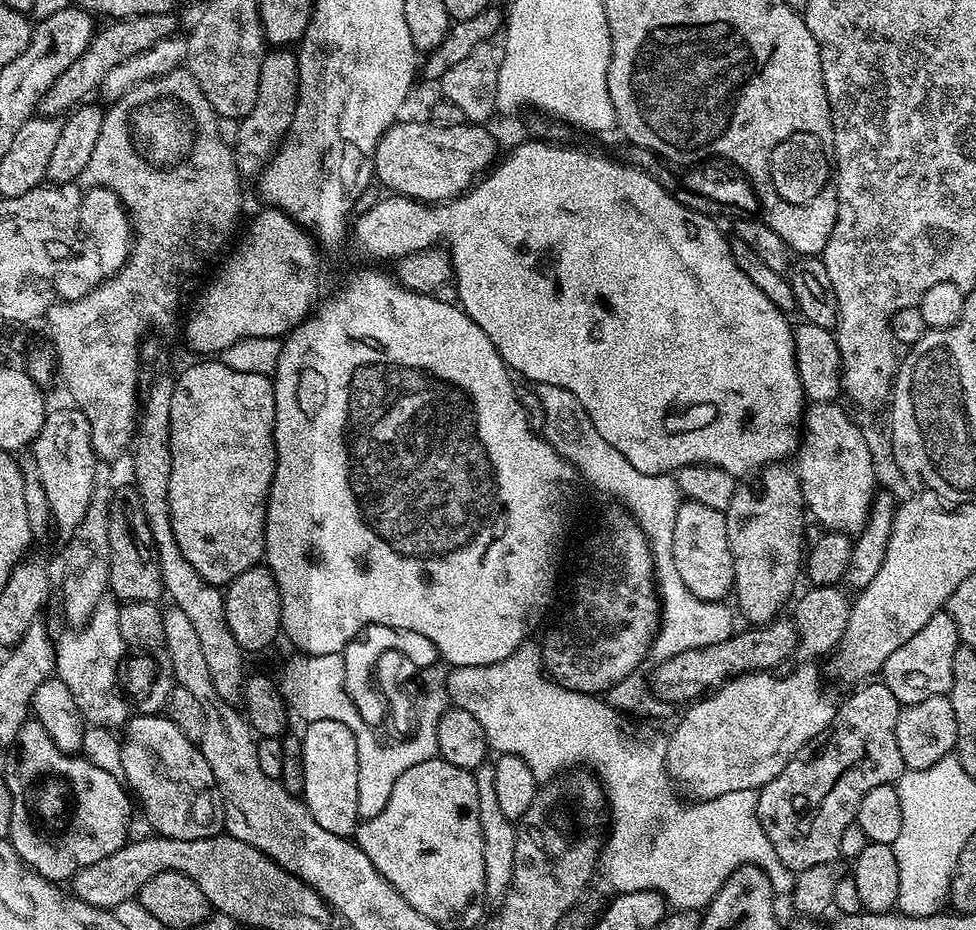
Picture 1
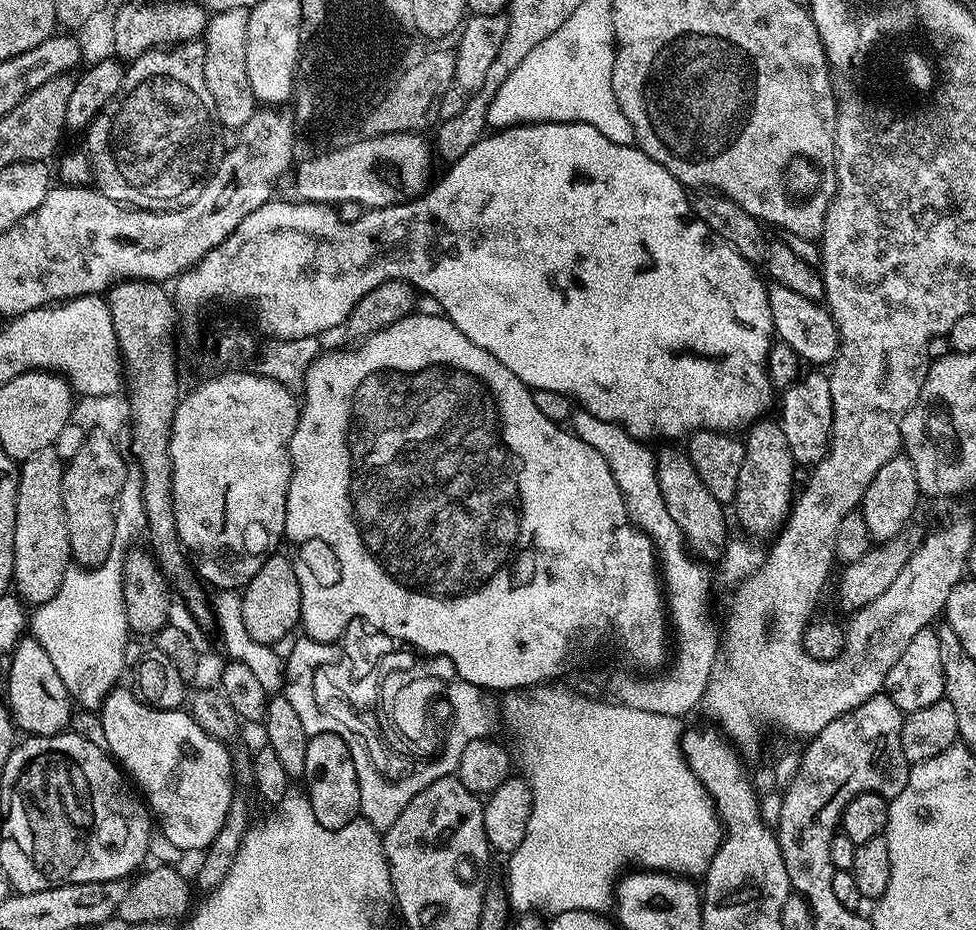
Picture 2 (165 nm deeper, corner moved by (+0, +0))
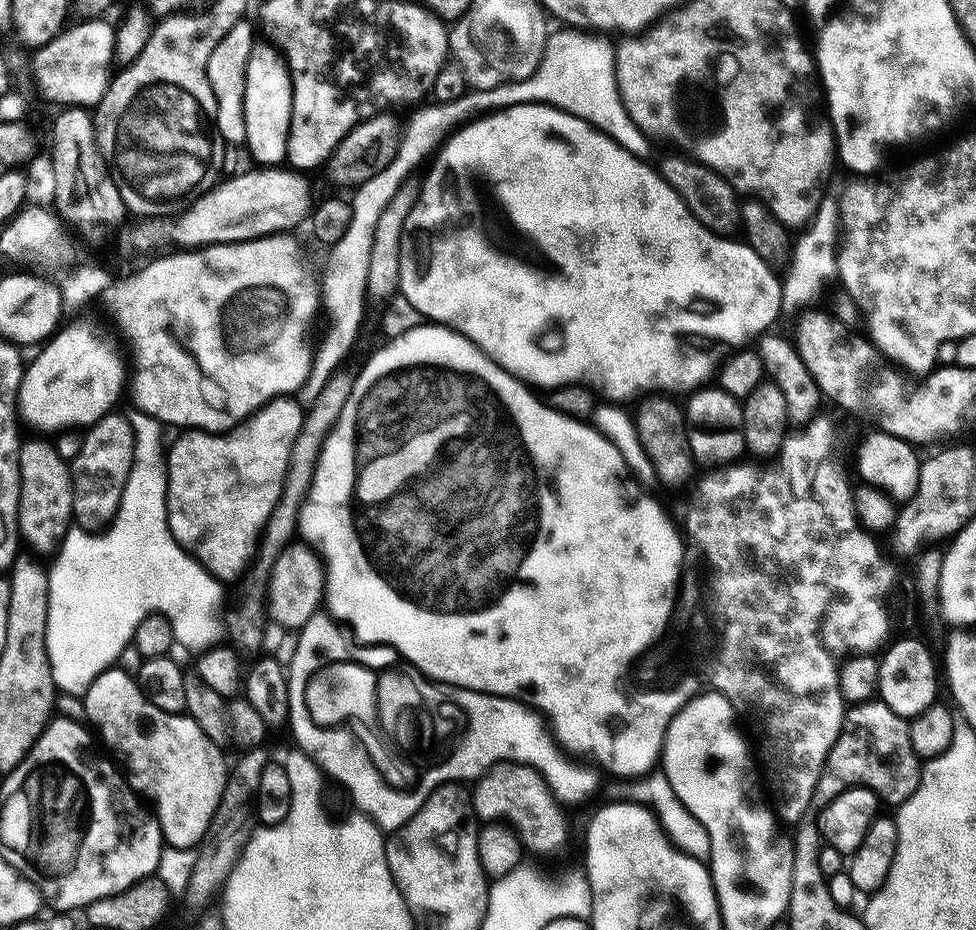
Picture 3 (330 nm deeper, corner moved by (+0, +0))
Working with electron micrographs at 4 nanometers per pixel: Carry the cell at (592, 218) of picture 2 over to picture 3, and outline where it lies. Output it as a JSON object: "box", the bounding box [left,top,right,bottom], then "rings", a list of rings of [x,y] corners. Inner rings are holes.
{"box":[399,104,782,402],"rings":[[[515,104],[469,120],[440,144],[431,161],[432,169],[420,184],[420,196],[406,218],[400,239],[399,295],[404,296],[431,323],[460,332],[511,376],[517,376],[537,389],[551,390],[561,388],[563,384],[582,384],[605,401],[628,402],[624,400],[641,395],[640,388],[660,394],[680,394],[676,392],[687,393],[707,385],[711,376],[713,379],[718,364],[708,360],[704,352],[692,352],[692,336],[705,336],[720,344],[744,346],[747,340],[753,341],[767,333],[771,329],[768,327],[782,313],[782,280],[772,273],[773,265],[762,259],[749,244],[736,238],[725,238],[702,226],[702,222],[690,214],[686,202],[682,202],[680,195],[648,162],[615,144],[593,124],[548,104]]]}

